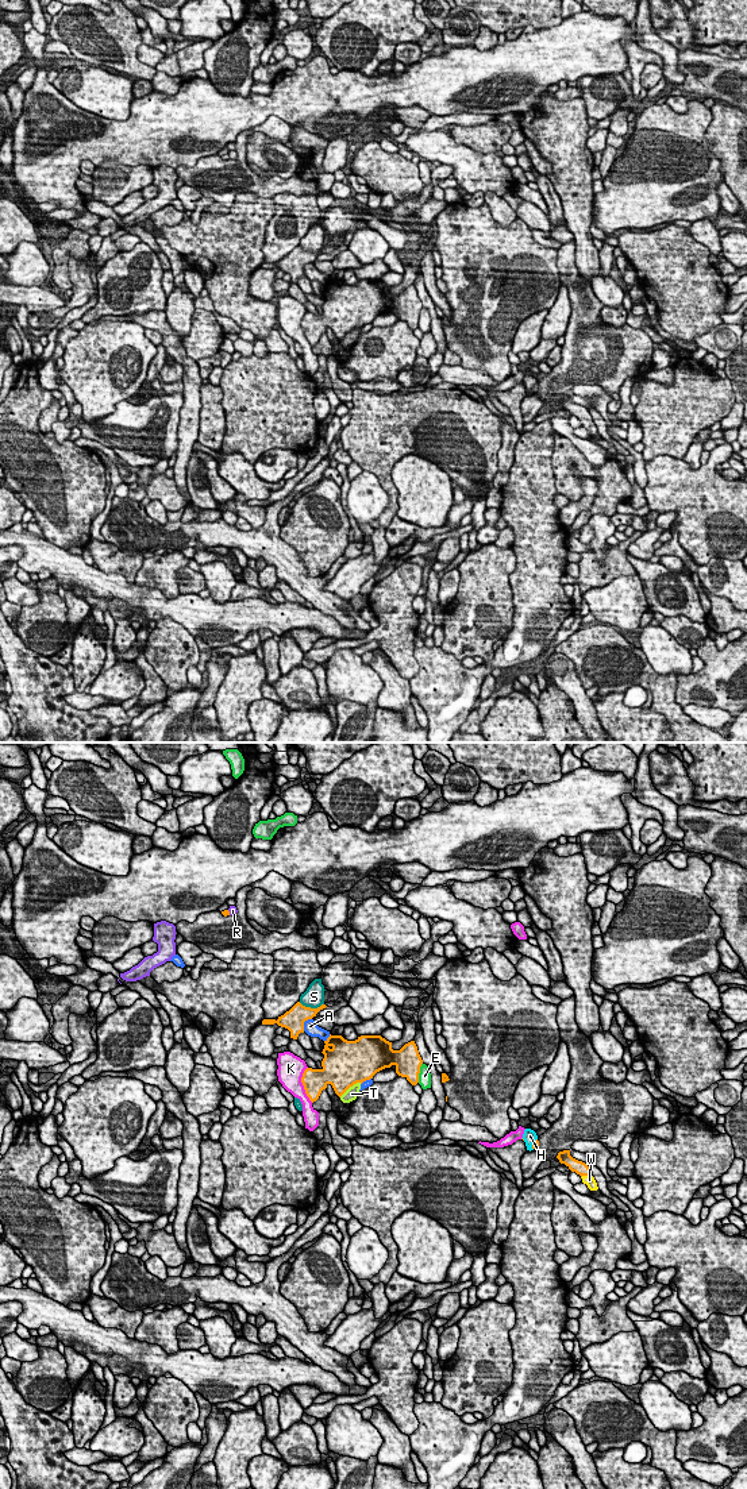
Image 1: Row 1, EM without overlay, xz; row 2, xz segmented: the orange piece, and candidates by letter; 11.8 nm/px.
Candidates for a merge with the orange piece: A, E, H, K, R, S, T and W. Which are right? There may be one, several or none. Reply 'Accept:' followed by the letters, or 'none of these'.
Accept: W

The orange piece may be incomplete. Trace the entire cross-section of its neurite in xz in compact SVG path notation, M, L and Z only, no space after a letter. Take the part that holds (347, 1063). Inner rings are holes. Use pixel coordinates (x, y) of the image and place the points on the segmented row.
M330 1034L324 1044L323 1068L307 1068L301 1077L312 1103L328 1084L340 1098L354 1084L362 1084L392 1065L396 1066L396 1073L412 1085L419 1083L423 1060L415 1041L405 1044L400 1050L393 1050L392 1042L381 1035L361 1035L355 1041L347 1041L342 1035Z

